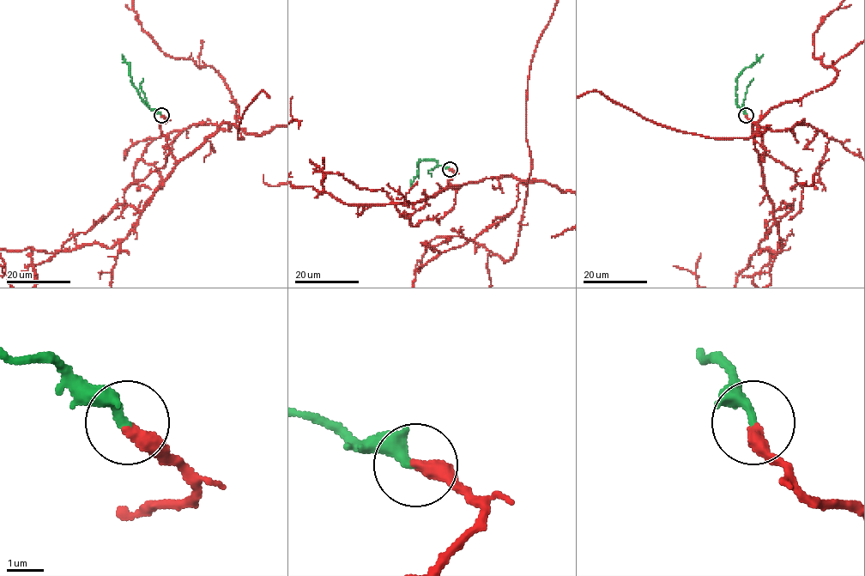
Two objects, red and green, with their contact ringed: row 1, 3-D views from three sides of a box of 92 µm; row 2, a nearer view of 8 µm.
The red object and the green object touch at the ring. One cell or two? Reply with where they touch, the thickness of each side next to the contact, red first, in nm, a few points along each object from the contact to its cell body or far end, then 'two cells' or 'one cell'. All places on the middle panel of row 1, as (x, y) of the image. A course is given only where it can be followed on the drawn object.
at (450, 169); 360 nm thick on the red side, 280 nm on the other; red runs (450, 170), (455, 172), (448, 182), (457, 188), (504, 175), (527, 181), (529, 65); green runs (450, 170), (435, 160), (420, 160), (418, 174), (411, 186); one cell

